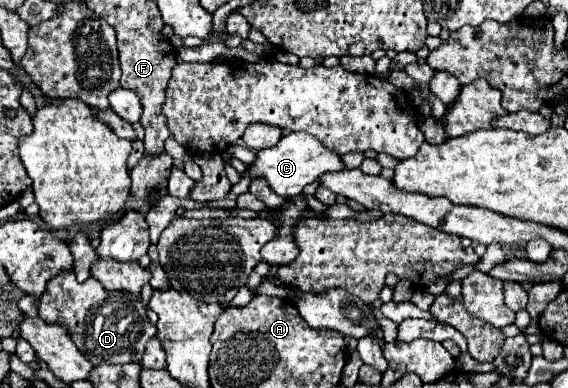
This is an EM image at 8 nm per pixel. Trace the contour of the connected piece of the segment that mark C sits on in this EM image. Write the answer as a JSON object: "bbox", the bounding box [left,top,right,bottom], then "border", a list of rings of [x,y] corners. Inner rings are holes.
{"bbox":[249,132,345,198],"border":[[[291,132],[283,136],[277,146],[259,150],[257,160],[249,168],[249,174],[251,178],[257,178],[257,176],[265,178],[273,192],[277,192],[283,198],[291,198],[301,194],[307,184],[319,180],[319,176],[323,176],[325,172],[339,172],[339,170],[345,170],[345,166],[337,152],[323,146],[321,140],[317,140],[307,132]]]}

